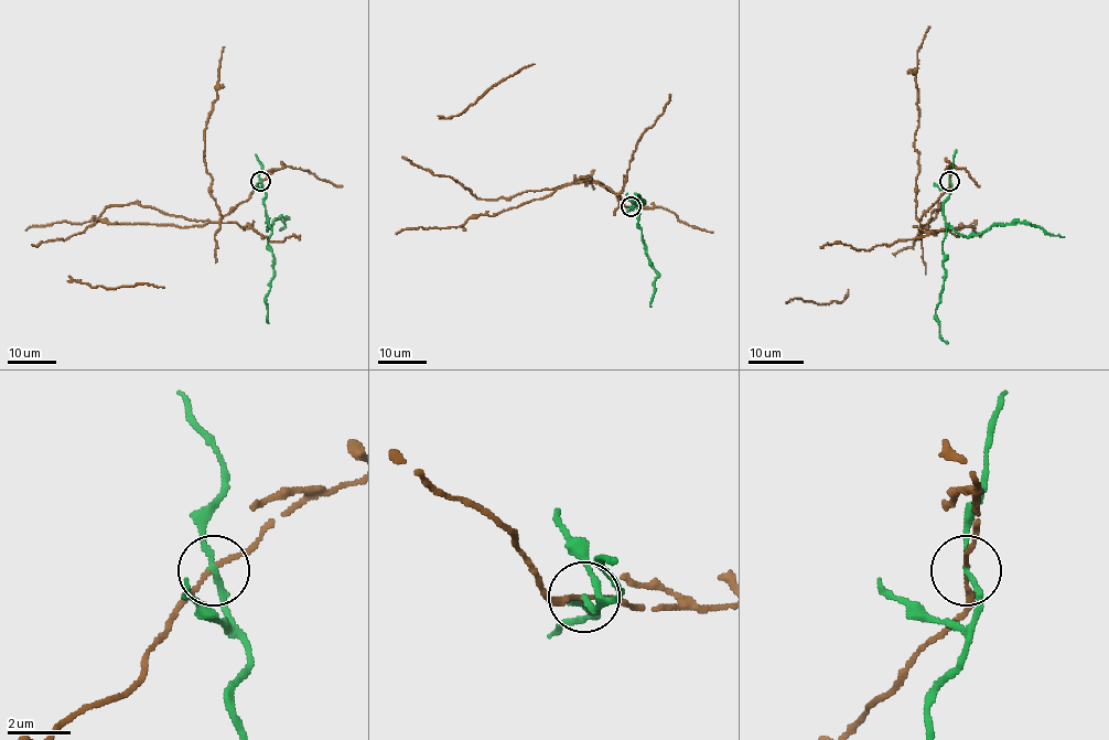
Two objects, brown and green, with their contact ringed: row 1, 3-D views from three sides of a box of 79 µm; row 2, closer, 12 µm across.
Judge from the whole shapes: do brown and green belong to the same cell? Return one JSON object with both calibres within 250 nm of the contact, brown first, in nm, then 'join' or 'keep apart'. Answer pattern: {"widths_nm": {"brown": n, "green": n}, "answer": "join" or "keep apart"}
{"widths_nm": {"brown": 120, "green": 160}, "answer": "keep apart"}

